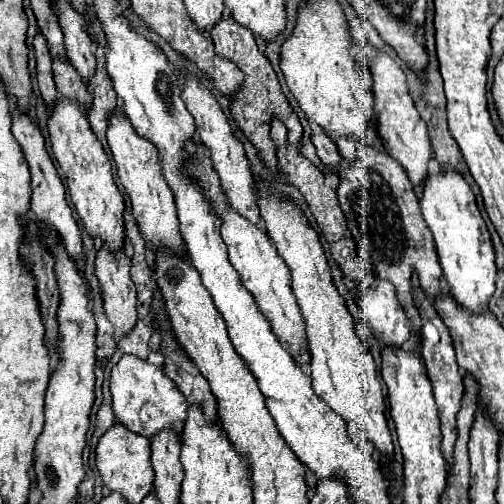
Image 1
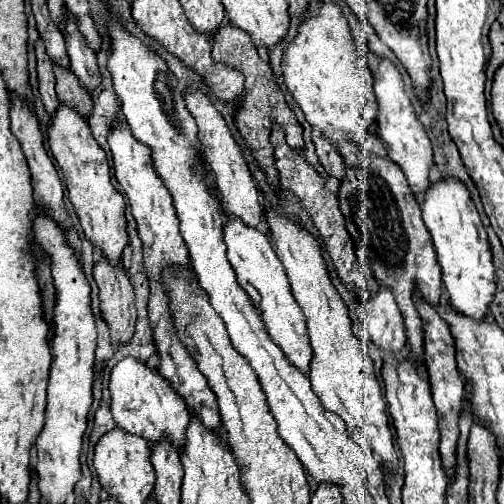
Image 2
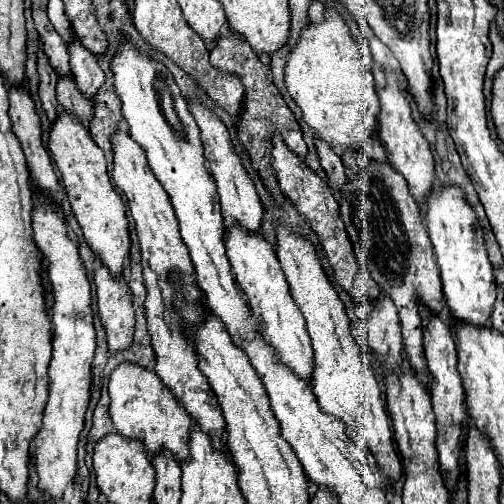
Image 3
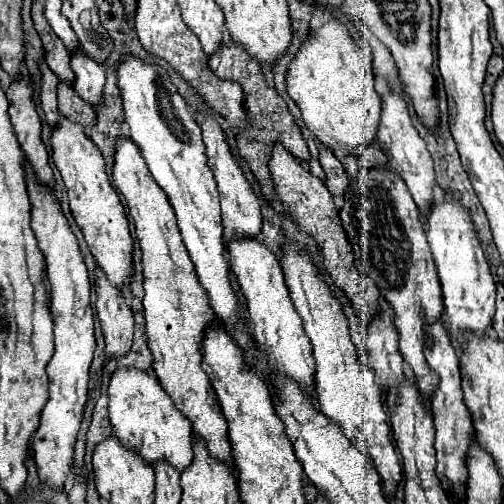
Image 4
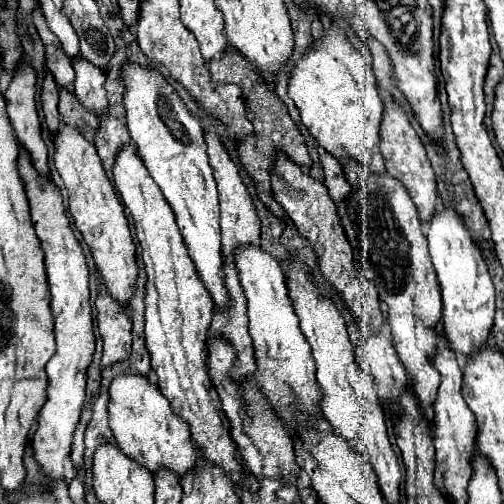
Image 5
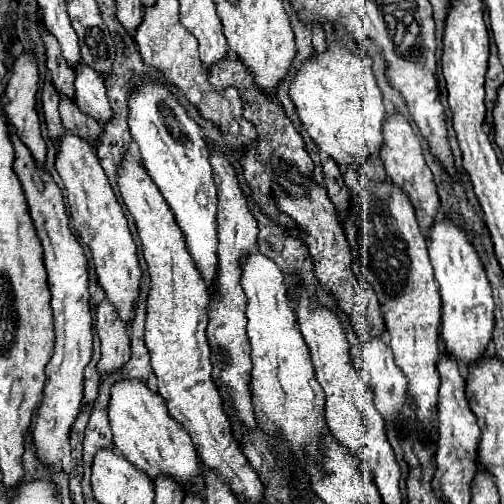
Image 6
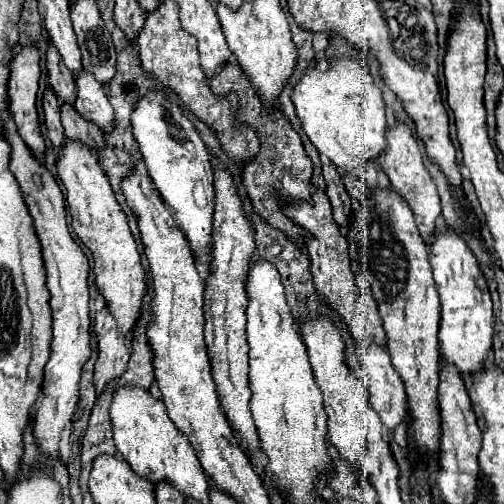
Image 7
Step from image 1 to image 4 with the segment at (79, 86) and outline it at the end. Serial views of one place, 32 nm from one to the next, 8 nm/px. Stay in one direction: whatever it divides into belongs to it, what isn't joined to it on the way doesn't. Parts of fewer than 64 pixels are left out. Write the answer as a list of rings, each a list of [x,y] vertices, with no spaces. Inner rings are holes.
[[[58,84],[58,110],[62,116],[82,124],[84,128],[90,128],[96,118],[94,108],[80,100],[72,84]]]

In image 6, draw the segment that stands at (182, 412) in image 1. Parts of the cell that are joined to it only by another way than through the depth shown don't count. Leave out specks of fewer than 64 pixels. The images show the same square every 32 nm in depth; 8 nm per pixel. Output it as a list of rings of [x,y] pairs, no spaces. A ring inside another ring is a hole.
[[[122,378],[114,382],[110,390],[110,406],[108,406],[108,418],[110,428],[114,434],[114,446],[142,472],[146,472],[152,480],[158,474],[170,474],[180,486],[186,486],[188,482],[194,484],[194,492],[202,492],[202,476],[198,466],[198,456],[194,450],[194,444],[172,420],[168,406],[164,404],[164,398],[160,398],[156,392],[150,390],[148,384],[144,384],[138,378]]]

